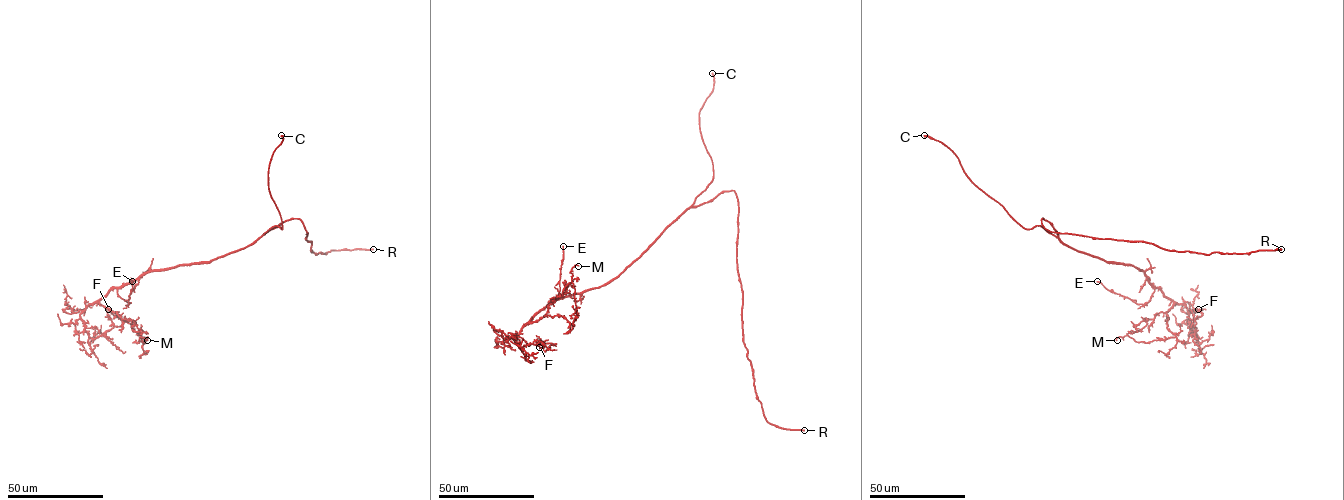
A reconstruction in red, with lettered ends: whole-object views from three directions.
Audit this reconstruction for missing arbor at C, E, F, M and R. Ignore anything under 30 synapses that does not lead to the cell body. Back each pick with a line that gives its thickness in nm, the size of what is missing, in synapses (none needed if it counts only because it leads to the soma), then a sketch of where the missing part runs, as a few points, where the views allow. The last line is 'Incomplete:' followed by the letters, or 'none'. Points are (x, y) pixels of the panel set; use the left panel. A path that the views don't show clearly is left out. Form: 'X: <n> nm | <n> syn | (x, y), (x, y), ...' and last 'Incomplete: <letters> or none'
C: 360 nm
R: 320 nm | 160 syn
Incomplete: C, R

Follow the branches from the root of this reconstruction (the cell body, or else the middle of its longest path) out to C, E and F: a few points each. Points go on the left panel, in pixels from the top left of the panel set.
C: (254, 241), (273, 226), (282, 229), (281, 216), (268, 185), (270, 158), (282, 141), (281, 135)
E: (254, 241), (209, 261), (143, 273), (117, 290), (128, 304), (132, 281)
F: (254, 241), (209, 261), (152, 270), (119, 287), (113, 287), (80, 314), (90, 338), (122, 324), (108, 309)

